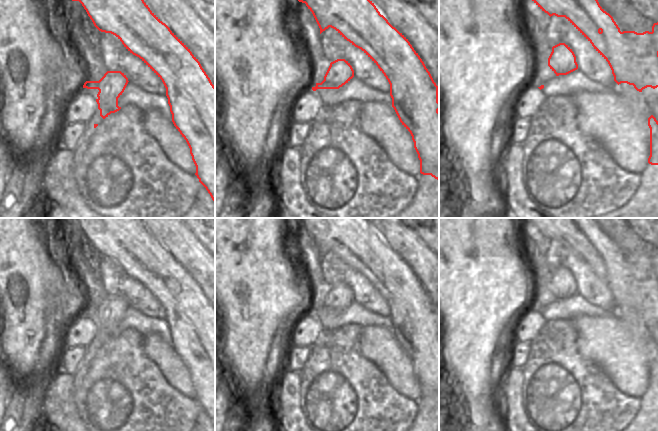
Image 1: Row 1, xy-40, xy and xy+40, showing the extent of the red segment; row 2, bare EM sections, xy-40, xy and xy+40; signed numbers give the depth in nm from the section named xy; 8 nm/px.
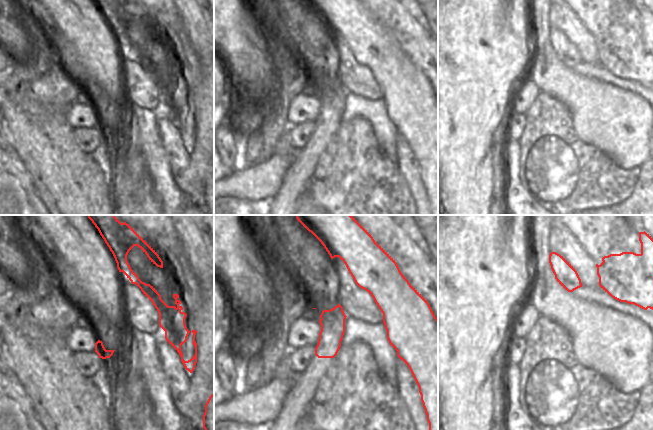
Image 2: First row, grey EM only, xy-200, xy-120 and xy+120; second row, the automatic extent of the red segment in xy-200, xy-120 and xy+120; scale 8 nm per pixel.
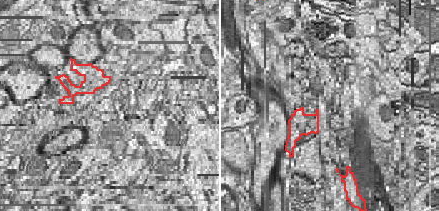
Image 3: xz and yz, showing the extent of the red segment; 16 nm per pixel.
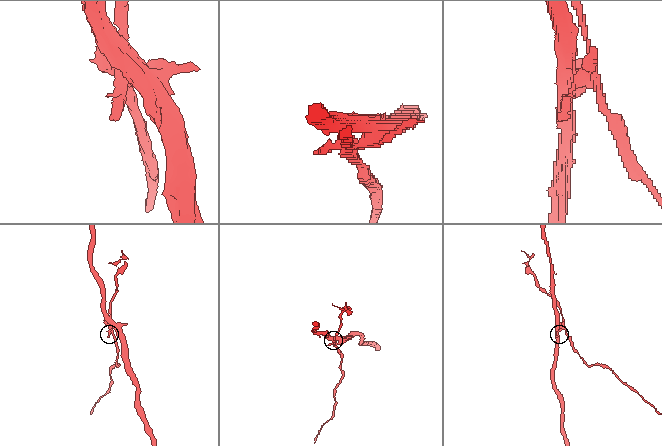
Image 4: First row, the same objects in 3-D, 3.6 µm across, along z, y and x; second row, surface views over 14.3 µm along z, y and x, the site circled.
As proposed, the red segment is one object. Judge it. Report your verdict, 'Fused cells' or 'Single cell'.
Fused cells

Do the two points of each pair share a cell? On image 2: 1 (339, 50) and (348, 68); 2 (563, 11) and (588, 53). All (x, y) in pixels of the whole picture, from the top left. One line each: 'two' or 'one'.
1: one
2: one

